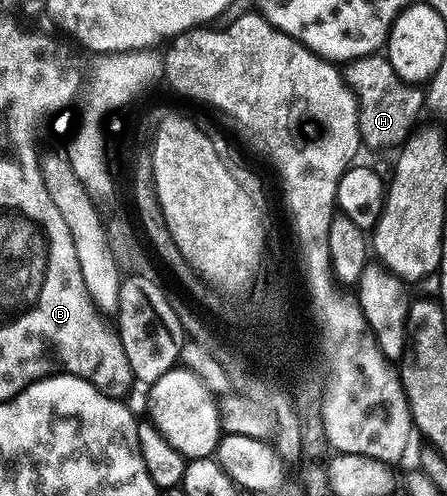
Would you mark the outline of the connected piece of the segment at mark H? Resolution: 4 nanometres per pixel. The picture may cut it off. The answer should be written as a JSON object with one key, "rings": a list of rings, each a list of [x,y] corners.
{"rings":[[[381,53],[354,58],[345,63],[341,71],[346,85],[354,91],[354,97],[358,100],[358,127],[362,146],[375,146],[378,152],[401,147],[419,125],[418,113],[424,110],[423,91],[404,84],[402,77],[392,68],[390,59]]]}

